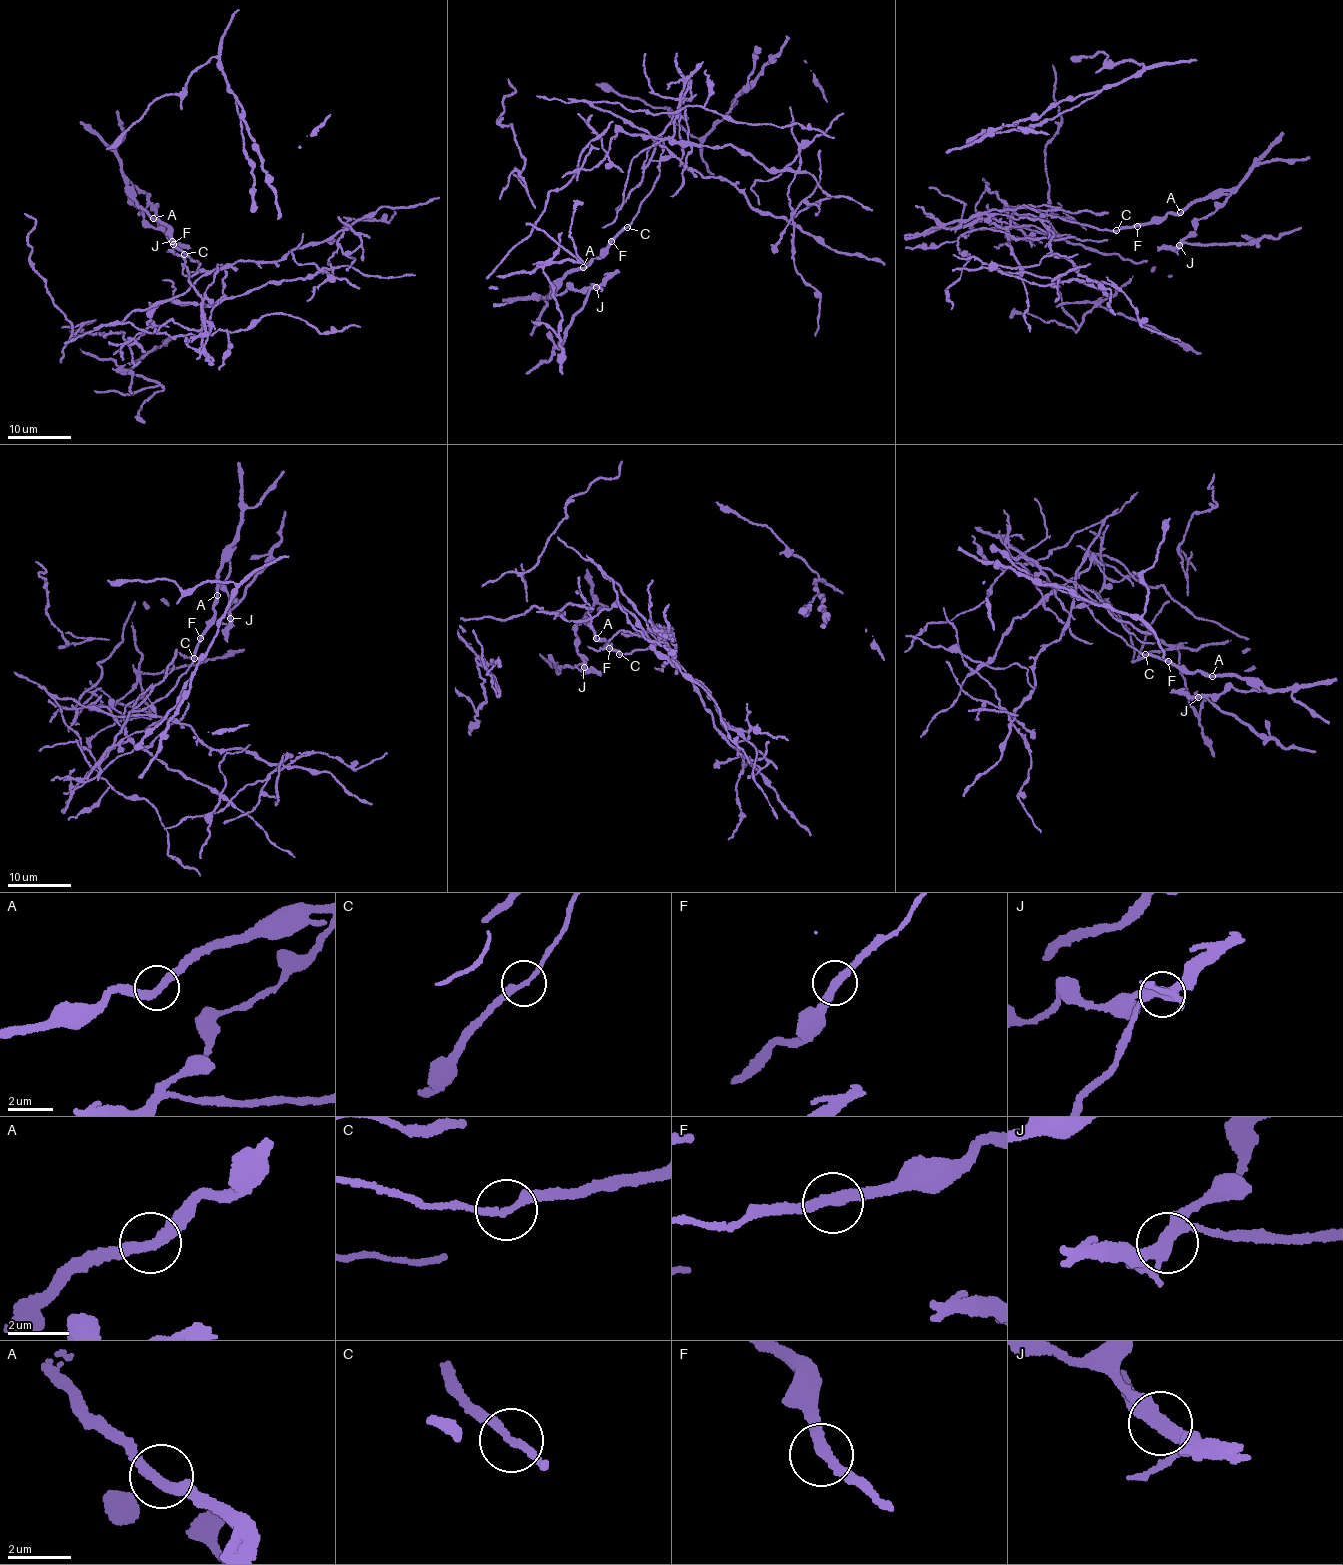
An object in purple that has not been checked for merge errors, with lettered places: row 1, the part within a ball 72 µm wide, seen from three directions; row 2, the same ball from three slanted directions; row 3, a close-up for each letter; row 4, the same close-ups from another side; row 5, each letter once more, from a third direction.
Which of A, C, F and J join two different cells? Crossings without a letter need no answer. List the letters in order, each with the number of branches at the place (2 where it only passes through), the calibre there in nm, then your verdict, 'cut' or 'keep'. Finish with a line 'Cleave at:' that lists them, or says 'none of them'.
A: 2 | 320 nm | keep
C: 2 | 240 nm | cut
F: 2 | 320 nm | keep
J: 4 | 380 nm | cut
Cleave at: C, J

